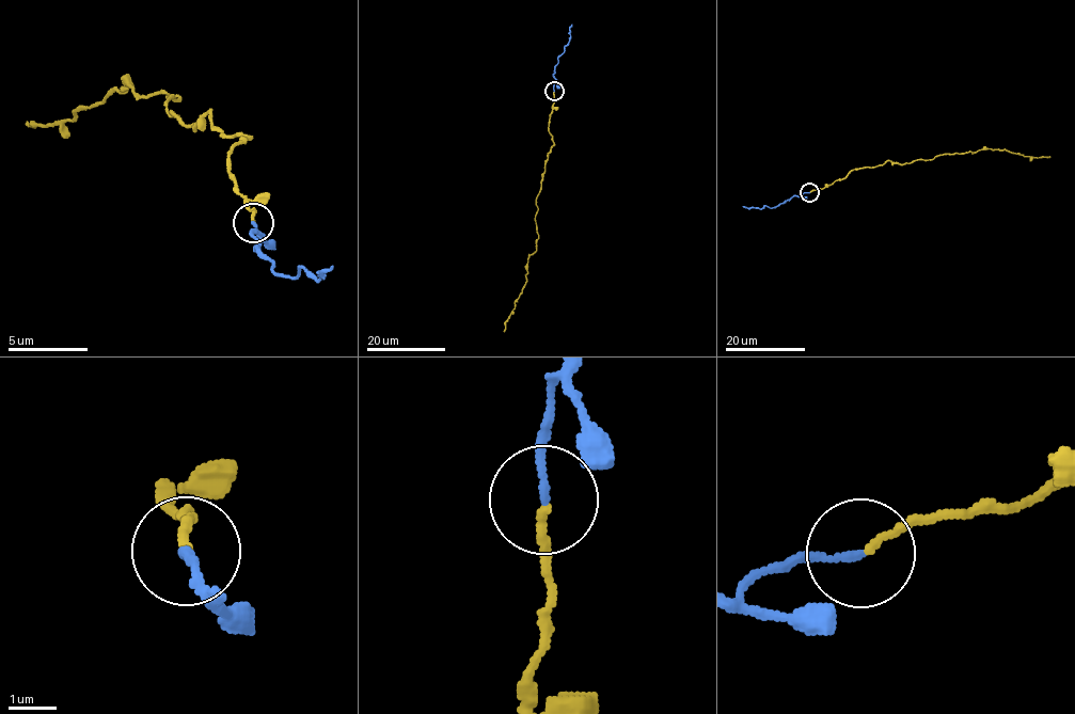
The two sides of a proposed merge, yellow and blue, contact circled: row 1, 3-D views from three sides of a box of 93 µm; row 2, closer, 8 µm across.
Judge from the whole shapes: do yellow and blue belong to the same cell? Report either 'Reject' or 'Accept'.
Reject

